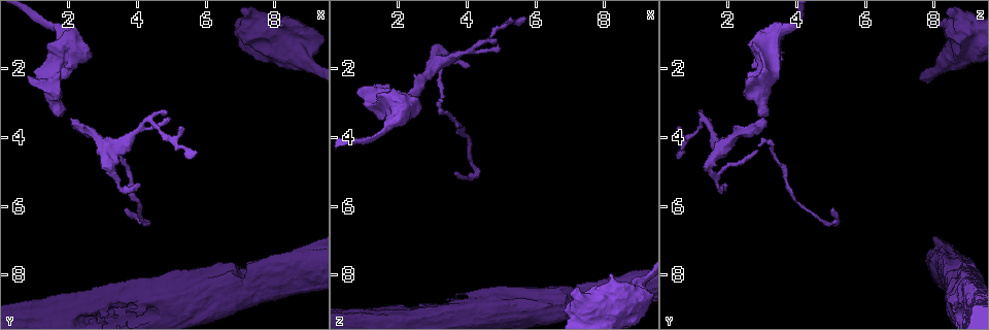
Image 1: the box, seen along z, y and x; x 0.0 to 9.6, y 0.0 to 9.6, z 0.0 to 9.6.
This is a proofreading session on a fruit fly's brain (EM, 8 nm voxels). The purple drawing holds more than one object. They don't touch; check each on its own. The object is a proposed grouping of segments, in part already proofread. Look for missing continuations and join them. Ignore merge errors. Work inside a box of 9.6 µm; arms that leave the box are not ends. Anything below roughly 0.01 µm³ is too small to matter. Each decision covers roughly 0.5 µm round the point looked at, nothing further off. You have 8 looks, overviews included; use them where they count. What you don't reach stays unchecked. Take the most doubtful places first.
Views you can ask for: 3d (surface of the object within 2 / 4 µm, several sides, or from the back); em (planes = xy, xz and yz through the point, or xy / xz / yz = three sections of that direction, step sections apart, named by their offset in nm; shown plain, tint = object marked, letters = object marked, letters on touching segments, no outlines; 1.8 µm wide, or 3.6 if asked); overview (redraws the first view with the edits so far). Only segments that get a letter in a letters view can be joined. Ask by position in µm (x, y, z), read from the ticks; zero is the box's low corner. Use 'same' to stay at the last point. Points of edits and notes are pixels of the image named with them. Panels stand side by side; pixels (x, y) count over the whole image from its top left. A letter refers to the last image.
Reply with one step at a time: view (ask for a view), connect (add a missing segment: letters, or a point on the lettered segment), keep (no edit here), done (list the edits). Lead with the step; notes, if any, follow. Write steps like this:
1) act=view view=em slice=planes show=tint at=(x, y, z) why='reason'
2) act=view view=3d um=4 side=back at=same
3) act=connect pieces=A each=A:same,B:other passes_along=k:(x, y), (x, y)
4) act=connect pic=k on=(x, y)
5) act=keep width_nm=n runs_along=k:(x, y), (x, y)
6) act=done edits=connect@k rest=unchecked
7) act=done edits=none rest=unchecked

act=view view=em slice=yz step=4 show=tint at=(4.05, 5.40, 1.95) why='an open end'

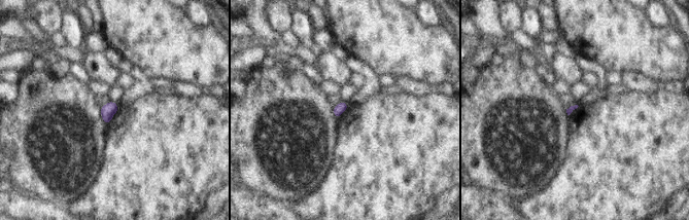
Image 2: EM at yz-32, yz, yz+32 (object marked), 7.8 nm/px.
act=view view=em slice=planes show=letters at=same why='cut it another way'

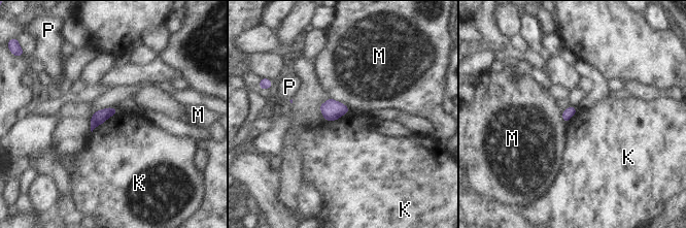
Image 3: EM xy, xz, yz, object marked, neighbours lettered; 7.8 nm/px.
act=keep longest_contact=M:170nm each=K:other,M:other,P:other found='none of them fits'

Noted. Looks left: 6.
act=view view=em slice=planes show=letters at=(2.00, 3.45, 2.95) why='free end'

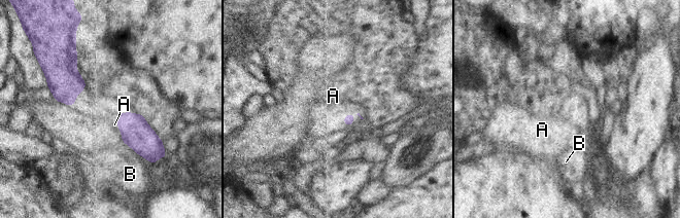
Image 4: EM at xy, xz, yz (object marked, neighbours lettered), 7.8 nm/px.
act=keep each=A:other,B:other border=4:(116, 121), (116, 126), (124, 142) found='none of them fits'

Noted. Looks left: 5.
act=view view=em slice=planes show=letters at=(3.65, 6.15, 5.05) why='branch stops here'

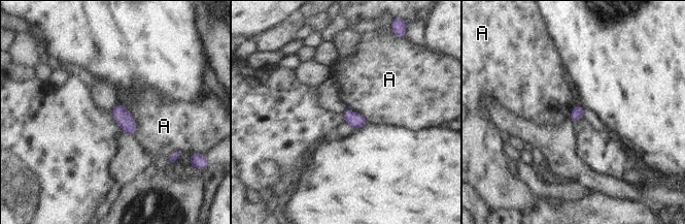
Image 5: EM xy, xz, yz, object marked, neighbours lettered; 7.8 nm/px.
act=keep longest_contact=A:280nm each=A:other border=5:(120, 102), (135, 122), (134, 135) found='no lettered segment goes on from it'

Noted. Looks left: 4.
act=done edits=none rest=unchecked

